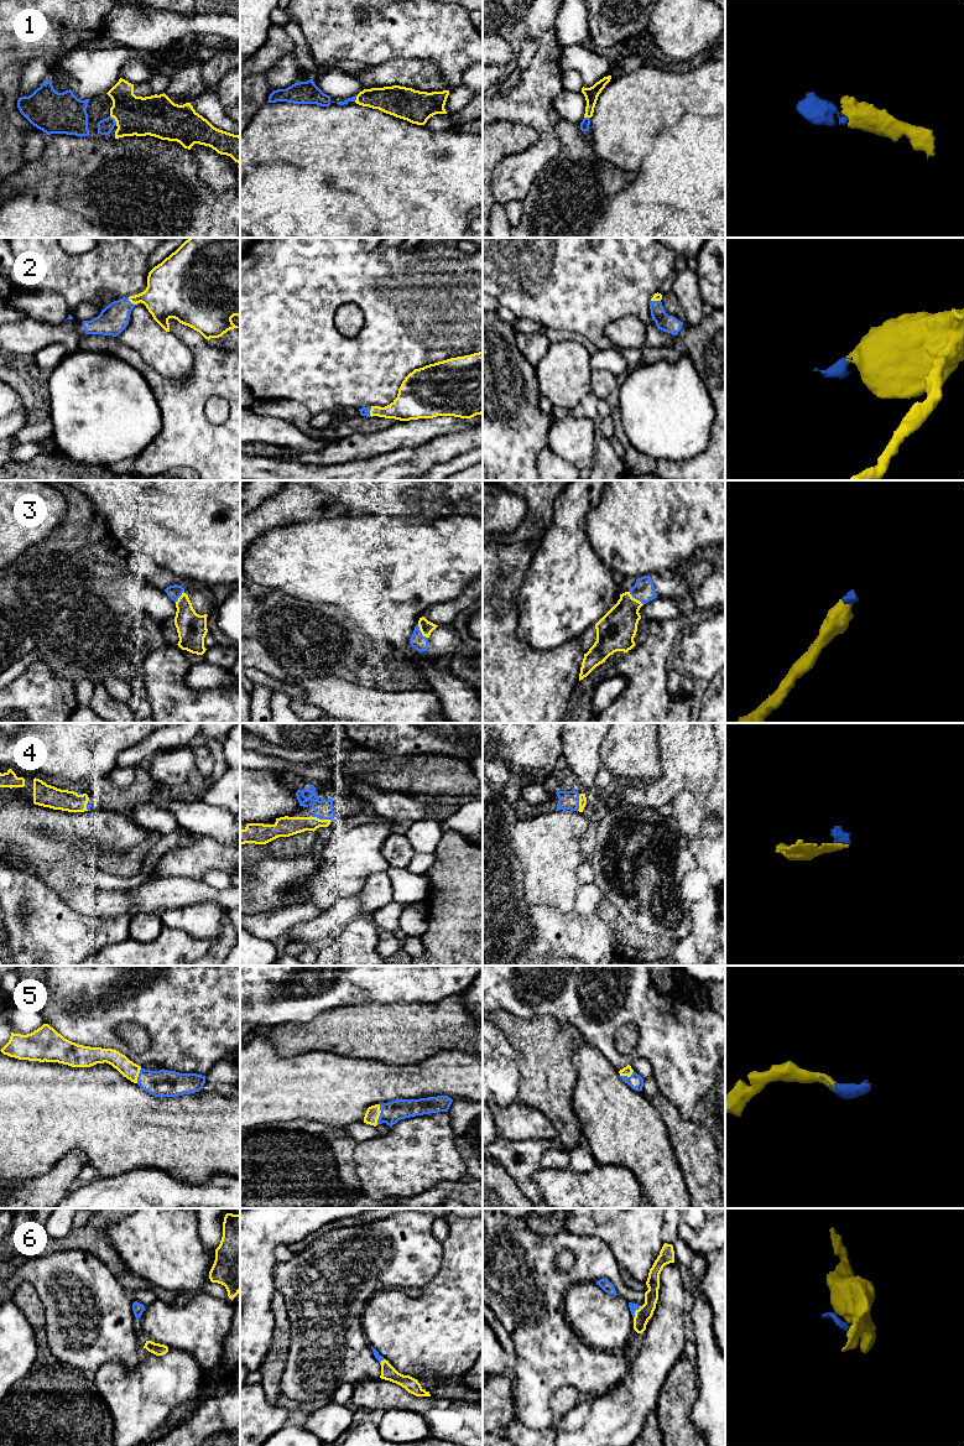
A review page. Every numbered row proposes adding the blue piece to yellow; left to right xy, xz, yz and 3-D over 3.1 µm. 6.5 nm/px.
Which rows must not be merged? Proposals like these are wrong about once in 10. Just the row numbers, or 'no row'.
no row

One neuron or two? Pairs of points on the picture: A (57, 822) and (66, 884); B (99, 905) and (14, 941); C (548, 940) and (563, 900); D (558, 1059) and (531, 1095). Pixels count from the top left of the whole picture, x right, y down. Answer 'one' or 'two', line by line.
A: one
B: two
C: two
D: one

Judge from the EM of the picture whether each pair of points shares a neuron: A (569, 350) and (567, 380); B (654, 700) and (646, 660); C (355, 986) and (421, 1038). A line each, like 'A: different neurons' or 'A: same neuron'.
A: same neuron
B: same neuron
C: different neurons

